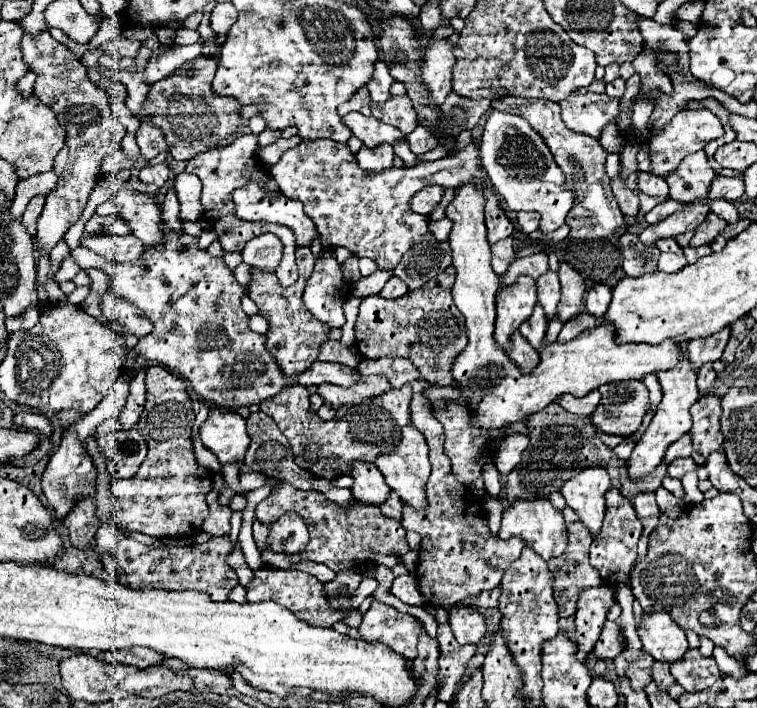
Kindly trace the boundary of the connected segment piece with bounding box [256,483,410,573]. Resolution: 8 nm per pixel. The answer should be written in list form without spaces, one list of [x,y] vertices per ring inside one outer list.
[[[290,483],[272,487],[272,493],[258,503],[256,519],[264,525],[272,525],[288,511],[296,511],[304,519],[310,533],[310,541],[304,547],[304,551],[292,555],[294,565],[300,561],[312,561],[330,567],[334,573],[340,573],[344,569],[356,569],[360,565],[372,563],[372,553],[402,557],[410,551],[406,543],[406,531],[402,529],[402,525],[394,519],[386,519],[378,507],[360,501],[354,501],[352,509],[340,507],[318,491],[298,491],[290,487]]]

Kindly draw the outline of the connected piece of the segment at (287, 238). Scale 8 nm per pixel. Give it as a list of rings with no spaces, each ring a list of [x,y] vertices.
[[[244,135],[234,139],[234,143],[226,145],[226,147],[214,147],[206,153],[198,153],[194,159],[190,159],[186,163],[186,173],[194,173],[200,177],[202,181],[202,205],[204,205],[204,219],[210,221],[210,227],[216,231],[218,241],[222,243],[222,247],[230,253],[234,251],[242,251],[248,237],[258,237],[262,233],[274,233],[282,245],[284,245],[284,257],[276,269],[276,277],[280,279],[280,283],[292,285],[298,281],[298,269],[296,269],[296,261],[294,261],[294,253],[296,253],[296,241],[294,241],[294,233],[278,223],[252,223],[252,221],[242,221],[236,217],[234,211],[234,203],[232,203],[232,191],[246,185],[248,181],[258,181],[258,183],[268,183],[268,175],[266,175],[266,167],[260,163],[260,159],[256,157],[256,135]]]

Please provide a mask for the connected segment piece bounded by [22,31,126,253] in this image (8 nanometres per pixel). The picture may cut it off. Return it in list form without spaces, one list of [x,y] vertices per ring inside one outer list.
[[[48,31],[40,35],[26,33],[22,39],[22,53],[26,65],[38,73],[34,93],[42,103],[56,111],[58,123],[62,123],[66,129],[66,147],[58,153],[58,159],[54,159],[54,173],[58,175],[58,183],[46,197],[36,233],[38,249],[42,253],[50,253],[52,247],[66,235],[66,231],[80,219],[88,197],[98,183],[98,175],[102,173],[102,159],[122,147],[126,129],[114,113],[108,95],[88,79],[80,59],[76,59],[66,45],[52,39]]]

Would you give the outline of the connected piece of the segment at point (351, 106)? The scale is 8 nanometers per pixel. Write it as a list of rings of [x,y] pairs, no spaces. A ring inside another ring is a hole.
[[[366,87],[358,89],[358,91],[352,95],[350,101],[346,101],[346,103],[342,103],[342,105],[338,107],[338,115],[340,115],[340,117],[344,117],[344,115],[348,115],[348,113],[352,113],[352,111],[358,111],[358,113],[362,113],[362,115],[370,115],[370,95],[368,95],[368,89],[366,89]]]

